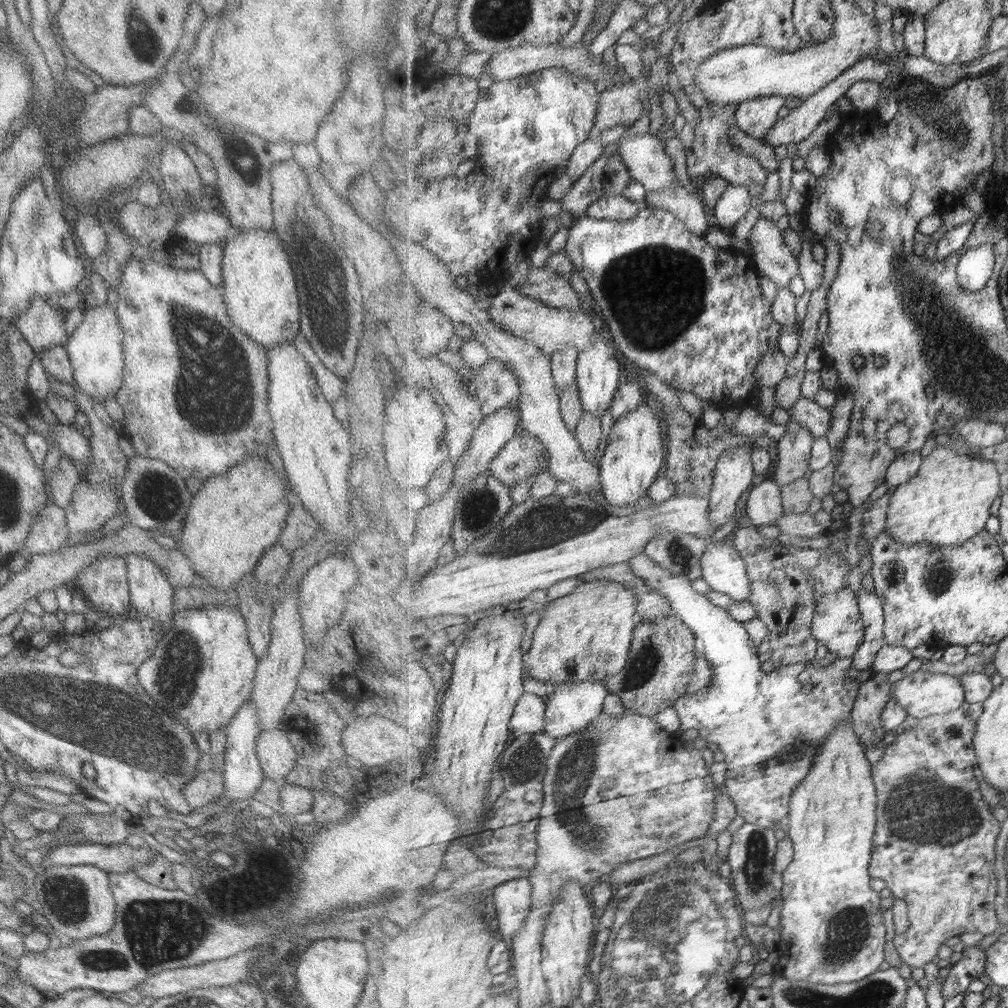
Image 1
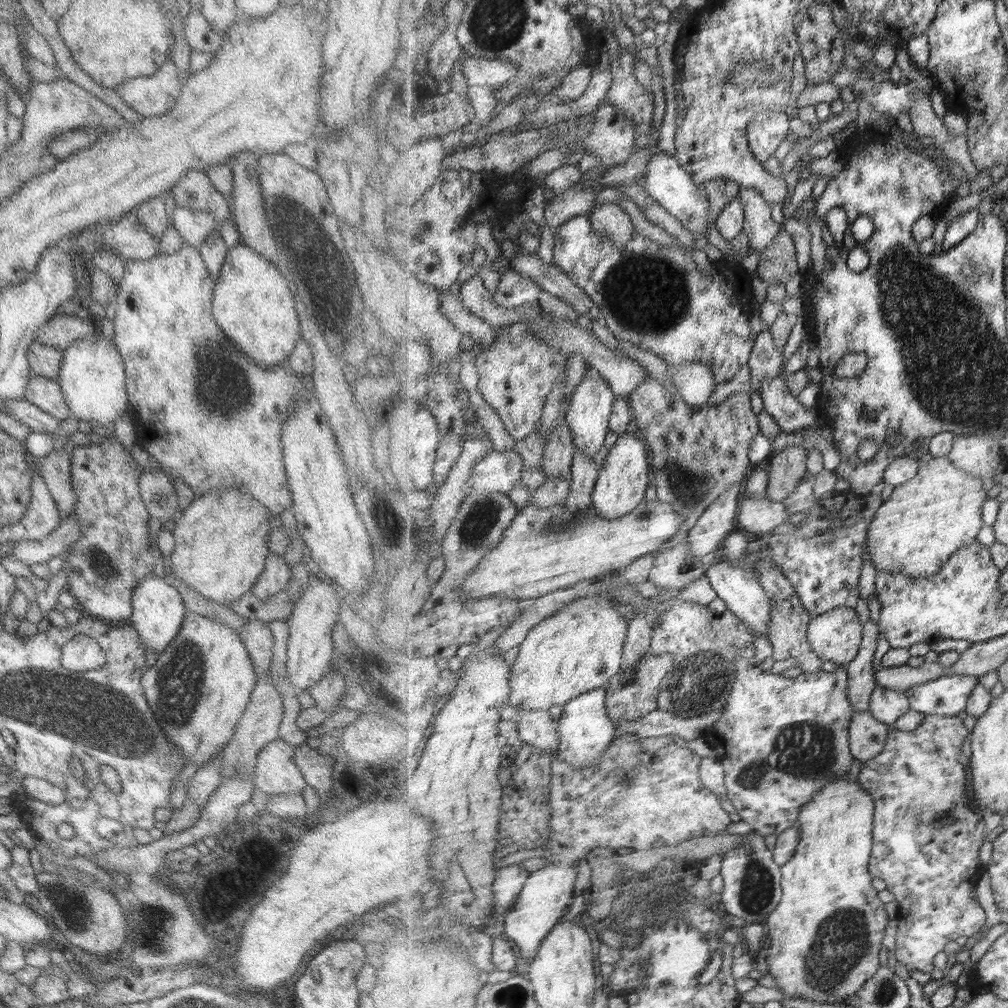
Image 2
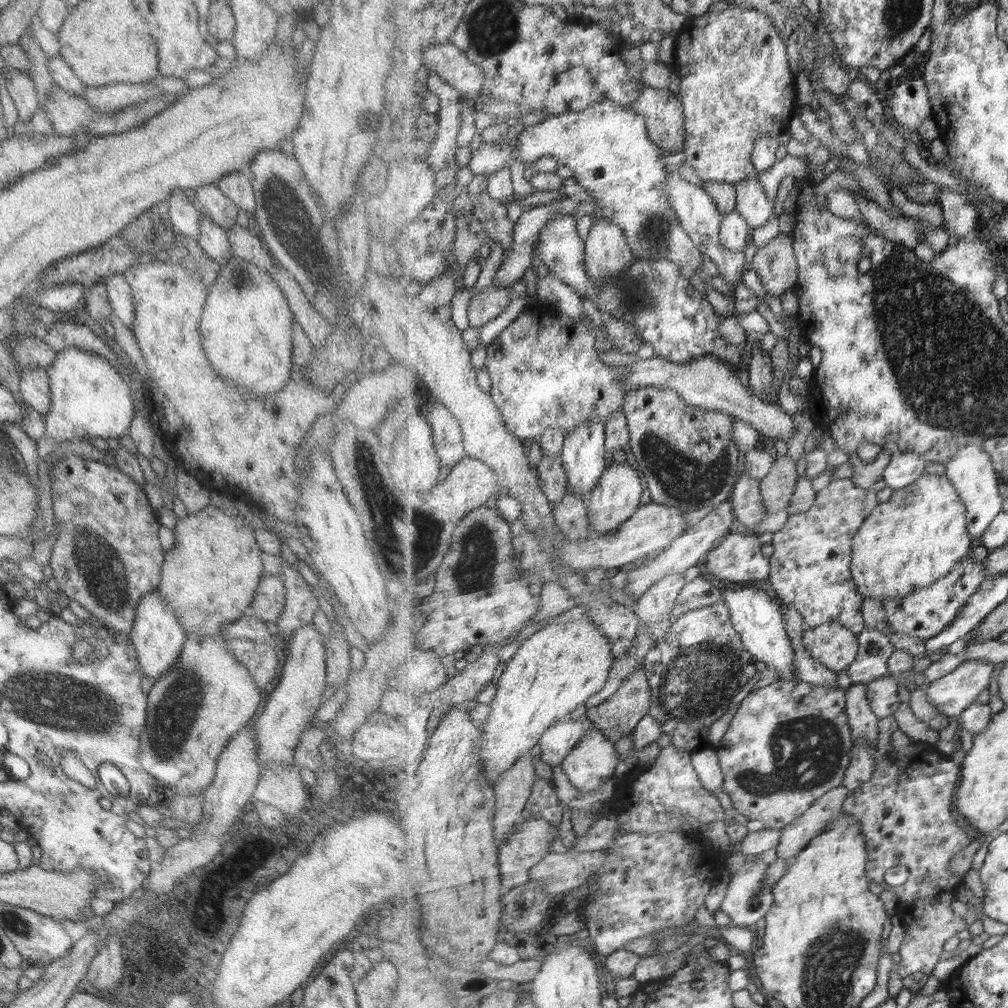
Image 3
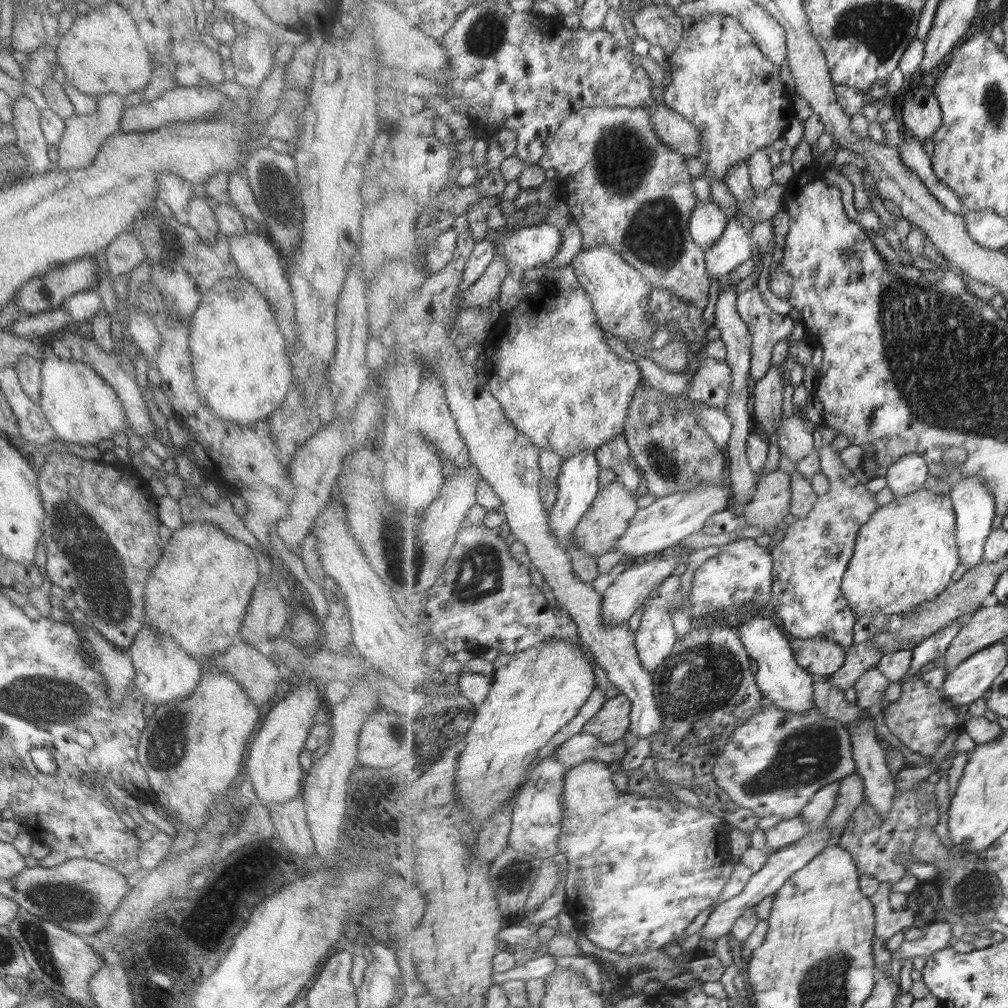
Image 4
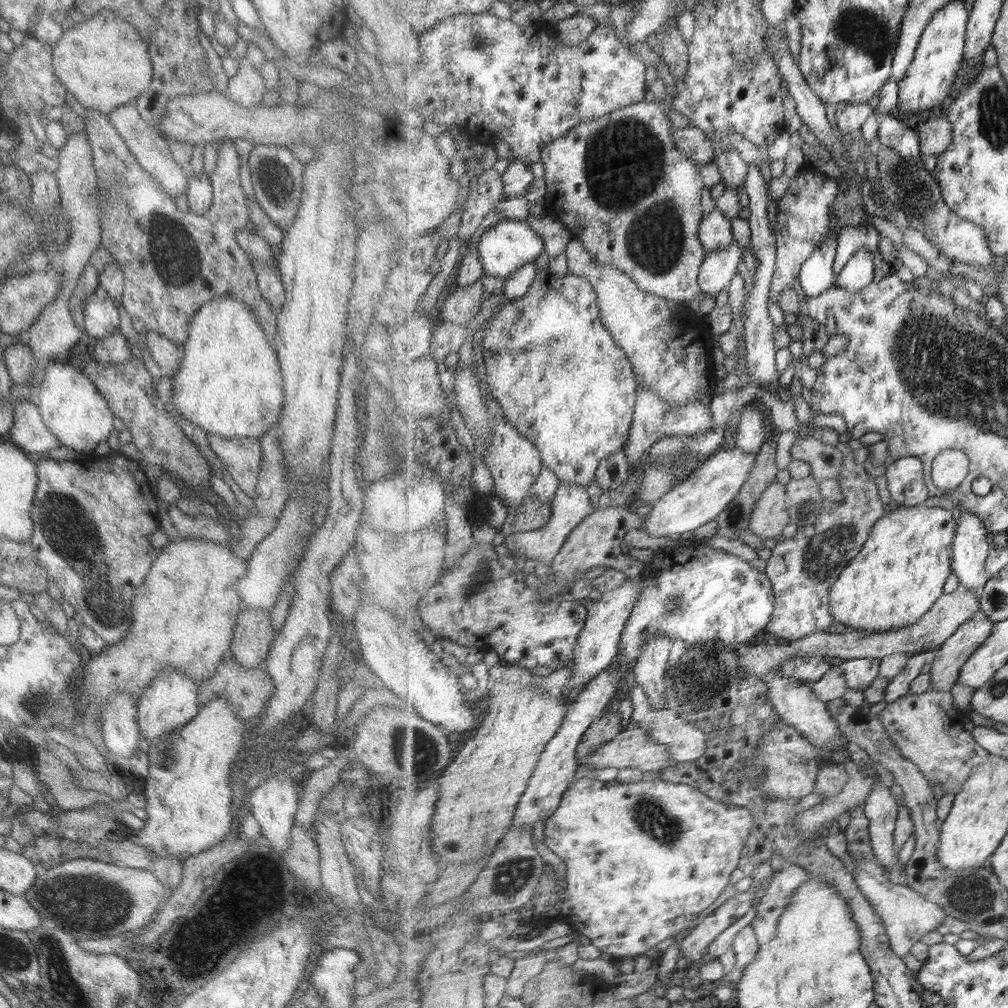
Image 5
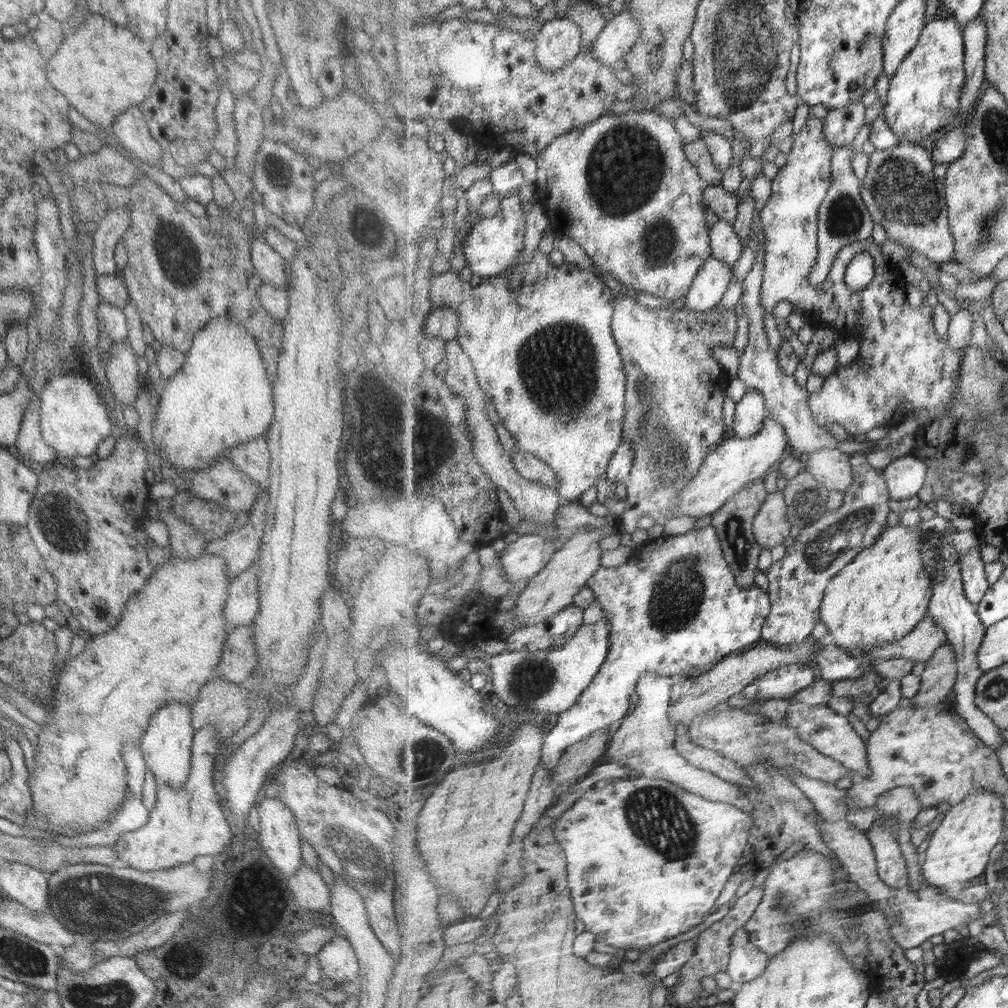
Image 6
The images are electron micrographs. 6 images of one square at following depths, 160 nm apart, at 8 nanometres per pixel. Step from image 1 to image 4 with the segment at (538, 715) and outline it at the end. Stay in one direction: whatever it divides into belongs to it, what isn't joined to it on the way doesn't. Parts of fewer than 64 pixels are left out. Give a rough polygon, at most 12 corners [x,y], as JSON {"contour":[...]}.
{"contour":[[580,732],[556,750],[569,768],[590,760],[614,767],[631,748]]}

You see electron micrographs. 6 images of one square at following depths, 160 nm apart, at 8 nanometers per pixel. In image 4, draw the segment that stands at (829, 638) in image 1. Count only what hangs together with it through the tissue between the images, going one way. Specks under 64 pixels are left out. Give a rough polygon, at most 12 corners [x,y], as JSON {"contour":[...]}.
{"contour":[[826,636],[793,639],[797,662],[815,676],[837,672],[848,651]]}

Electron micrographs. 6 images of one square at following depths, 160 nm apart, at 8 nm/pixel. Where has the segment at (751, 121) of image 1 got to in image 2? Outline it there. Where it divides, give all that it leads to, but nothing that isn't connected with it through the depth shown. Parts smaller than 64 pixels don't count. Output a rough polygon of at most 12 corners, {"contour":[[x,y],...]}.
{"contour":[[760,112],[748,141],[761,163],[773,158],[791,133],[789,116]]}

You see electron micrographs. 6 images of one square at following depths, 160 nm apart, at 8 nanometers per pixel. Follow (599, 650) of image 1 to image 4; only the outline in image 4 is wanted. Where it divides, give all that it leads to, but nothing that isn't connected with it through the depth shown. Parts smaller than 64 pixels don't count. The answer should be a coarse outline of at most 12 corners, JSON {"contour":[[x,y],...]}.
{"contour":[[564,638],[492,660],[456,797],[484,824],[597,689]]}

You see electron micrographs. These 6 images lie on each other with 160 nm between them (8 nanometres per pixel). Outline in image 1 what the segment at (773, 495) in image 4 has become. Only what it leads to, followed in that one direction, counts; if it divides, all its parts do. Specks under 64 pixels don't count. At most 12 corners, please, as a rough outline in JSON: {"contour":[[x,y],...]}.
{"contour":[[792,416],[770,476],[781,487],[807,476],[816,440]]}

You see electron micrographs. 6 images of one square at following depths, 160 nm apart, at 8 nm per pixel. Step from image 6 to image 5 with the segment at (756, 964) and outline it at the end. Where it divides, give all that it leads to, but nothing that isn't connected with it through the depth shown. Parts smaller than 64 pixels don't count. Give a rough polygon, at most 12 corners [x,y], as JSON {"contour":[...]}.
{"contour":[[746,926],[732,950],[736,964],[726,981],[741,981],[743,970],[753,964],[759,946],[754,928]]}

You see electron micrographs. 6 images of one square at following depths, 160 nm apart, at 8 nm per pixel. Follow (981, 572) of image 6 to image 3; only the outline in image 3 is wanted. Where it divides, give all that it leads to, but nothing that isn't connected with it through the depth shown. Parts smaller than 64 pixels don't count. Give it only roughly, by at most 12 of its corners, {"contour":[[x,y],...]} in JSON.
{"contour":[[983,446],[961,448],[946,465],[982,539],[1005,502]]}

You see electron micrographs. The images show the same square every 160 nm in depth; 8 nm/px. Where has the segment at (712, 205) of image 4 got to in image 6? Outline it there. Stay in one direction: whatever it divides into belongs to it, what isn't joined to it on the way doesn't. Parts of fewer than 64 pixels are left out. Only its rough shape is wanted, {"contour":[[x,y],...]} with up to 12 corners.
{"contour":[[720,219],[710,228],[712,256],[735,267],[746,247]]}

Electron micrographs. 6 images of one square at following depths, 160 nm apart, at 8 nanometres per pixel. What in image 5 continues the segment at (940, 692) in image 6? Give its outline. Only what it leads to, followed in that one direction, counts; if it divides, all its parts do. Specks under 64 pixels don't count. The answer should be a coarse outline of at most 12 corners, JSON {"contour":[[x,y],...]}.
{"contour":[[979,615],[962,624],[937,652],[931,690],[949,692],[969,657],[997,622]]}

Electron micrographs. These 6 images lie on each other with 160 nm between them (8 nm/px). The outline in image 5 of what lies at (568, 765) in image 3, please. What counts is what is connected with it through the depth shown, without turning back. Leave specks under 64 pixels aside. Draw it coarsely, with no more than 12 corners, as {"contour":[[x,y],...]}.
{"contour":[[583,777],[547,820],[561,914],[617,961],[717,900],[755,822]]}

